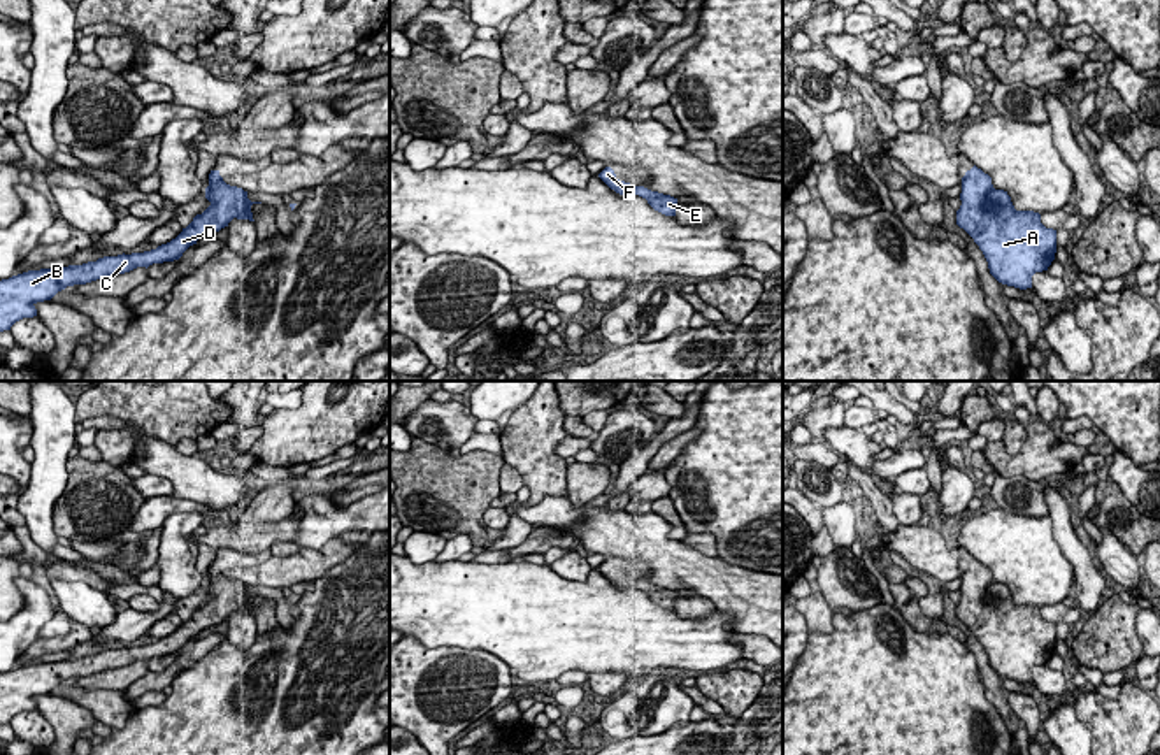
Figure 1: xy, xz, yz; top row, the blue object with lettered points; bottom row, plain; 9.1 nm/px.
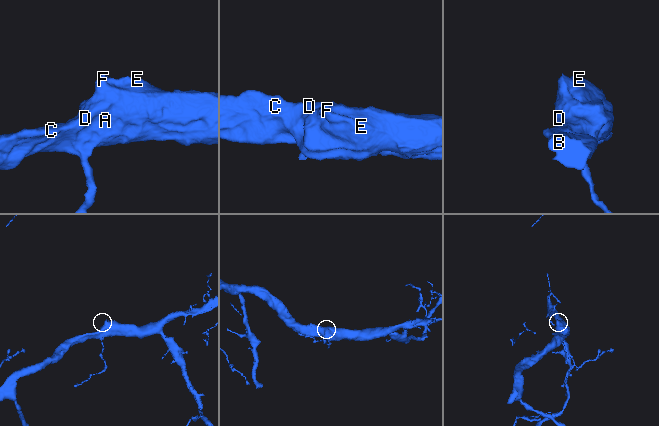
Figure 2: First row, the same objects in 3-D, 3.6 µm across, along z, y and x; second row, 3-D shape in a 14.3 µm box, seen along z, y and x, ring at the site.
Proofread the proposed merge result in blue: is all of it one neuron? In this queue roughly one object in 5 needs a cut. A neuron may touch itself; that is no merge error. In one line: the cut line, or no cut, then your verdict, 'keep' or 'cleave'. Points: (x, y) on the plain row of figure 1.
no cut; keep

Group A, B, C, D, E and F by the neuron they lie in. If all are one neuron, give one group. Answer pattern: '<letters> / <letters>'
A B C D E F

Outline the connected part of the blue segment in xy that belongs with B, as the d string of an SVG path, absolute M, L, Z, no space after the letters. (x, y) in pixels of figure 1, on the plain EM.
M211 564L209 567L209 579L205 581L205 592L211 599L193 611L193 615L183 622L183 625L167 637L158 639L156 643L144 644L144 646L132 646L132 648L118 648L118 650L104 650L97 655L88 655L82 658L68 658L60 662L40 662L40 664L28 664L9 672L0 674L0 725L11 723L11 720L23 713L37 709L35 697L51 694L58 685L65 683L67 680L74 678L86 678L97 672L104 672L109 669L118 669L130 665L137 660L149 660L153 657L174 655L183 650L183 646L197 637L197 634L207 627L216 627L221 622L228 620L228 616L237 613L253 613L251 599L261 595L251 595L247 592L247 585L237 579L230 579L219 569L219 564Z

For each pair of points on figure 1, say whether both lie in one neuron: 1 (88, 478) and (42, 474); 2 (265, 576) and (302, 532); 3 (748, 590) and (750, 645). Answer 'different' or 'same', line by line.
1: different
2: different
3: different

